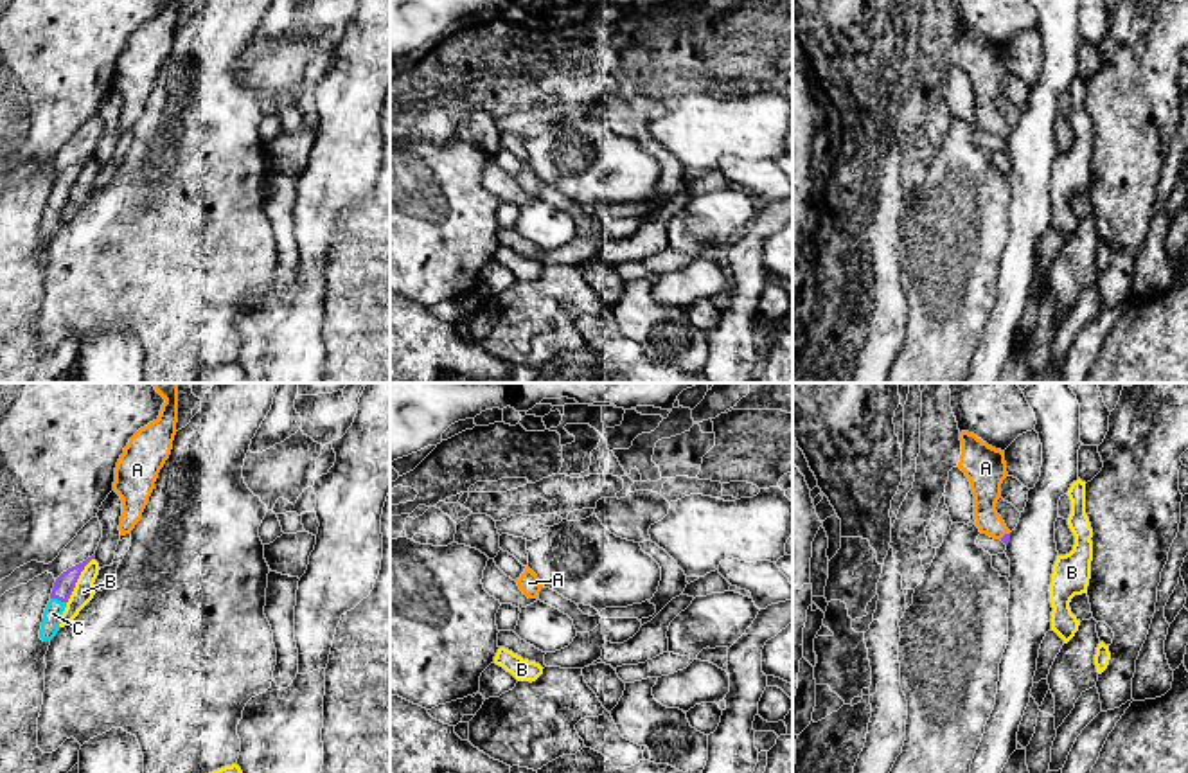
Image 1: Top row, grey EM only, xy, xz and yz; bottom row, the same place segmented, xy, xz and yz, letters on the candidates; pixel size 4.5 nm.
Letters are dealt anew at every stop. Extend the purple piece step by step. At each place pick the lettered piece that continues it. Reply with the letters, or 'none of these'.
A, C

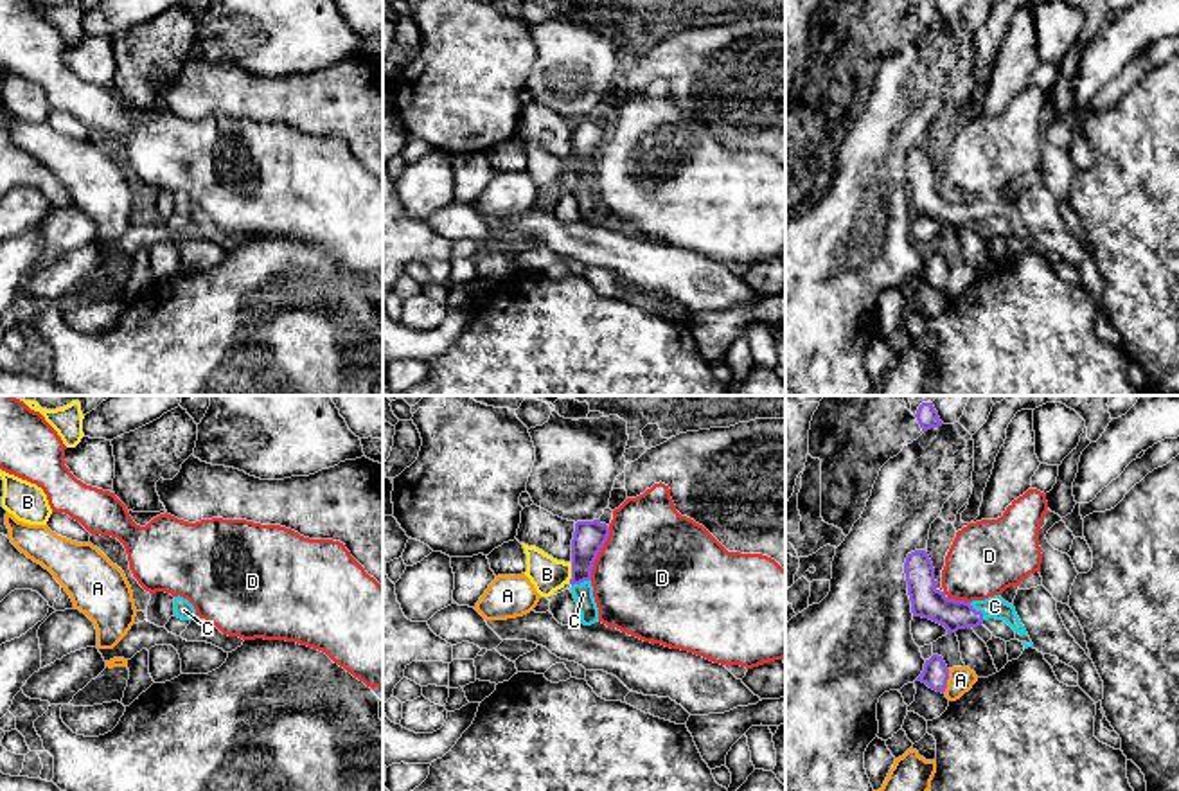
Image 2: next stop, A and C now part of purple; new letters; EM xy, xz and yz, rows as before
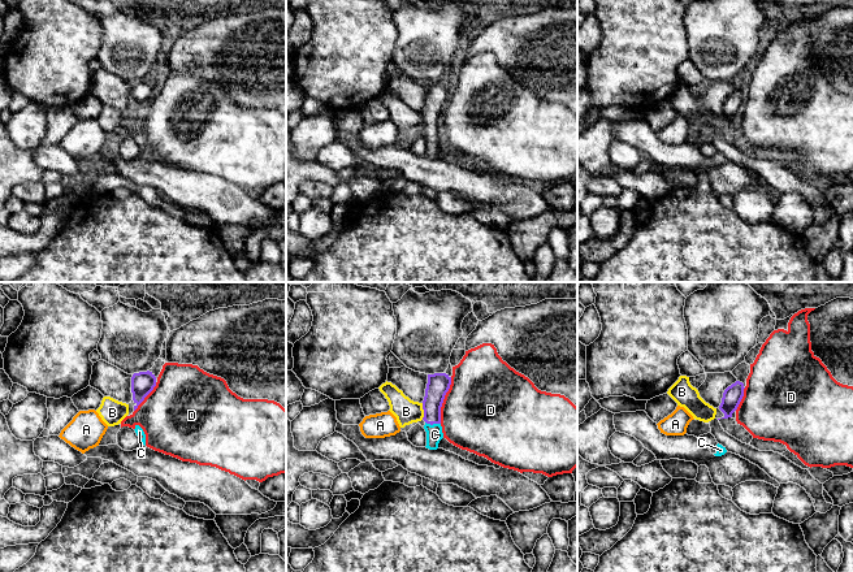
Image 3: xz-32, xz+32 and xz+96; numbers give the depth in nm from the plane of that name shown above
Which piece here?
C

